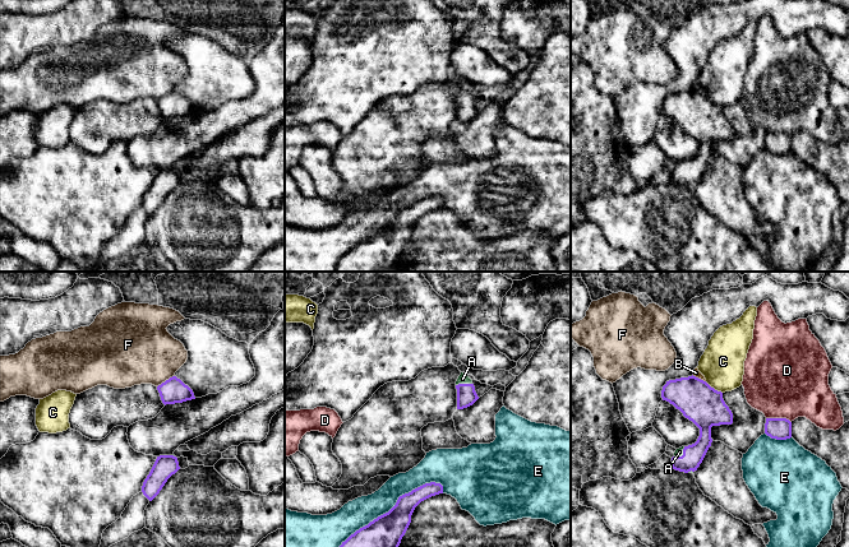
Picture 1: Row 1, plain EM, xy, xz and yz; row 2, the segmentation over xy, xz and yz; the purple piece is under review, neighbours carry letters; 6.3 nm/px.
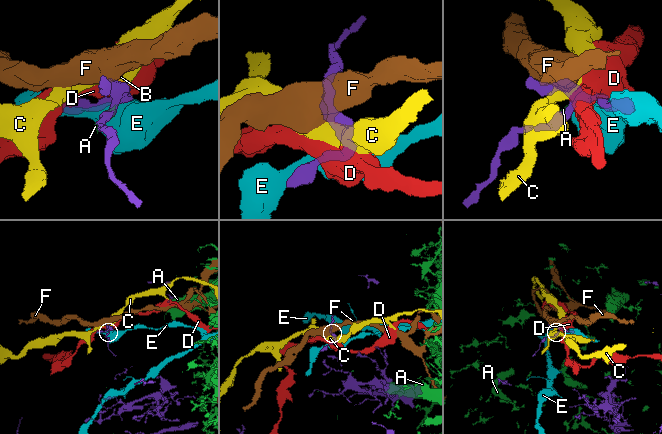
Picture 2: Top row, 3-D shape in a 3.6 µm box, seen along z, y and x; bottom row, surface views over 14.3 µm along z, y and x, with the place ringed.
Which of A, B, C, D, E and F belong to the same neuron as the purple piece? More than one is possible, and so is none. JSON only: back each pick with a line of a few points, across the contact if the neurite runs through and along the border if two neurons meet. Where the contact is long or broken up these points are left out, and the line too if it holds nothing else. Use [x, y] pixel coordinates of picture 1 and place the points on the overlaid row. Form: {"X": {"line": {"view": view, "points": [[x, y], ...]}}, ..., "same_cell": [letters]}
{"same_cell": []}

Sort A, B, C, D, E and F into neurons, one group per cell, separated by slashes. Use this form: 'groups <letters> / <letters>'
groups A / B C / D / E / F

